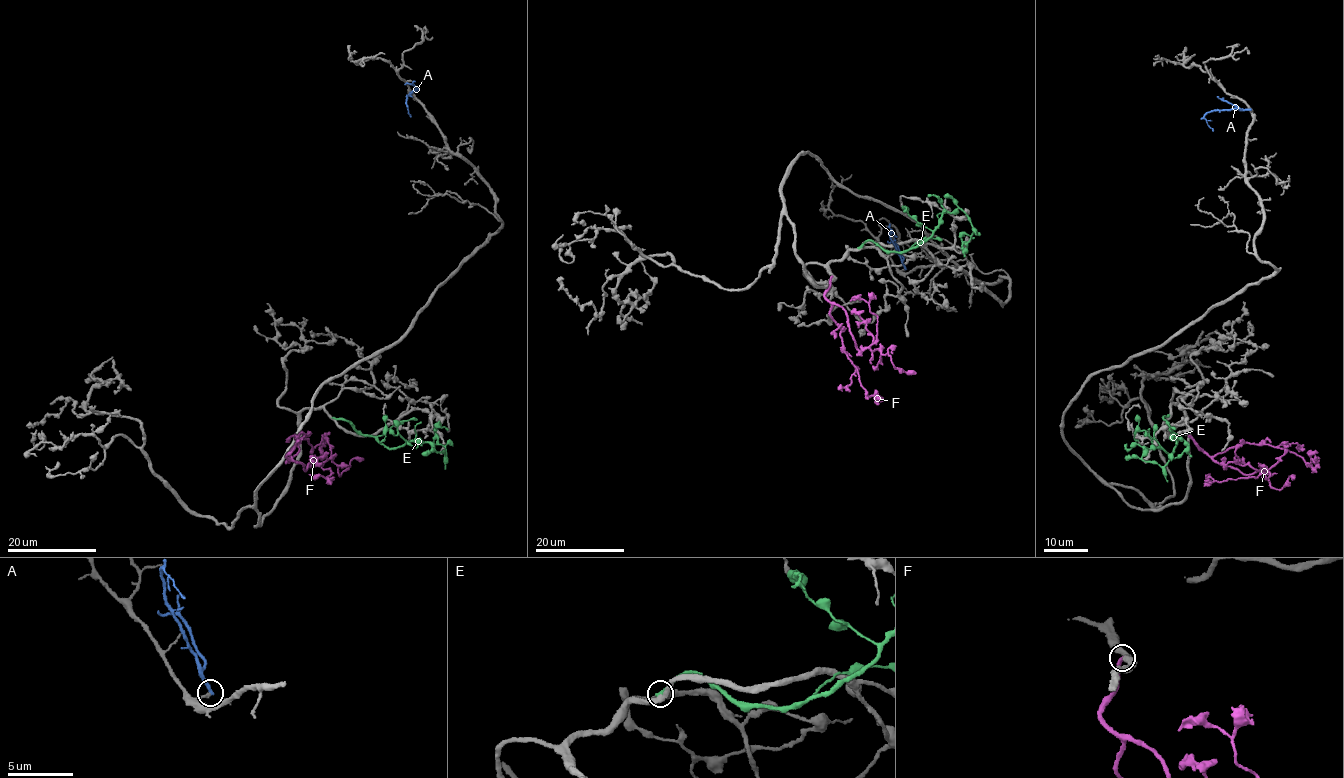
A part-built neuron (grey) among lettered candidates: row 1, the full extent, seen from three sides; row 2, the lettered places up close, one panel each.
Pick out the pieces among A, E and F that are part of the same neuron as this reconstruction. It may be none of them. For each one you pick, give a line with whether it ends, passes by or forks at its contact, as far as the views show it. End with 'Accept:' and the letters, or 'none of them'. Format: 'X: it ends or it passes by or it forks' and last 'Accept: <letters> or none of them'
Accept: none of them

